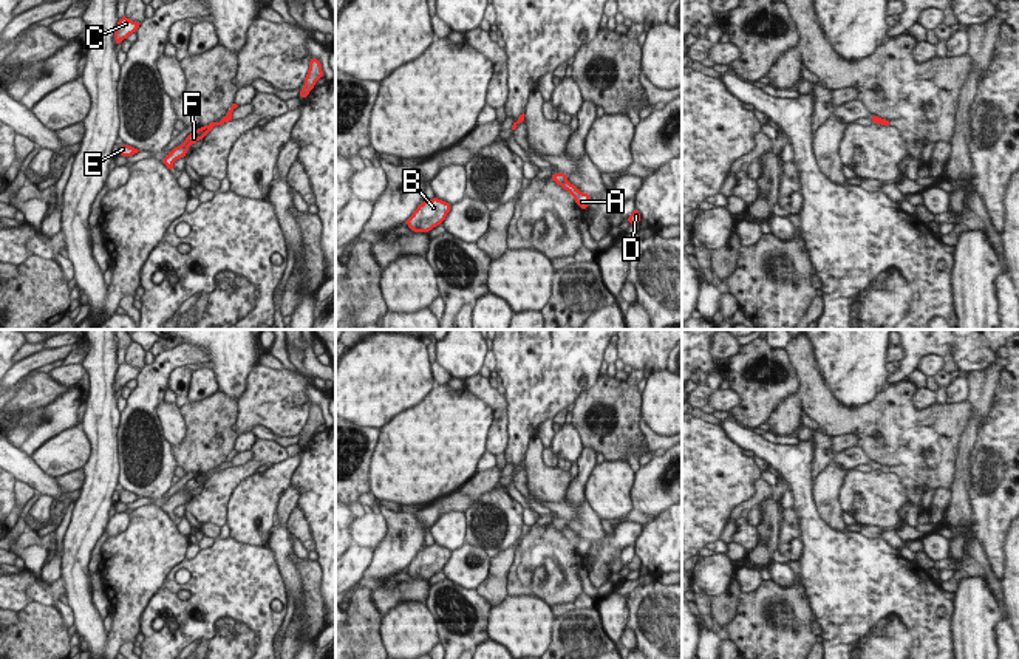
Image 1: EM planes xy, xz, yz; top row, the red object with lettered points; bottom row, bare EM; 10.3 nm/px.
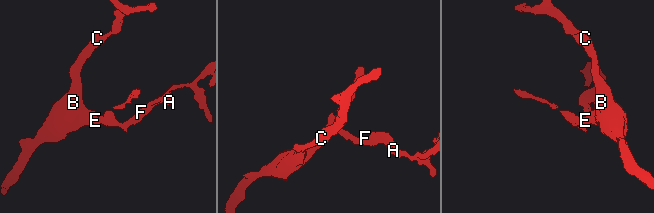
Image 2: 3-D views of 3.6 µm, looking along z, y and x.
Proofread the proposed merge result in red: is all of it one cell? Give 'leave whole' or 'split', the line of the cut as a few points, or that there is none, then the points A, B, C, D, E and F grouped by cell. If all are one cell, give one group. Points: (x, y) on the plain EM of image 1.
leave whole; cut none; groups A B C D E F

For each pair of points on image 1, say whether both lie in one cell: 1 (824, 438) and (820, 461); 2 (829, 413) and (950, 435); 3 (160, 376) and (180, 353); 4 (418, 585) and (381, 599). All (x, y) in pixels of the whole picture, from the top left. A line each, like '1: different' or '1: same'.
1: same
2: same
3: same
4: same

